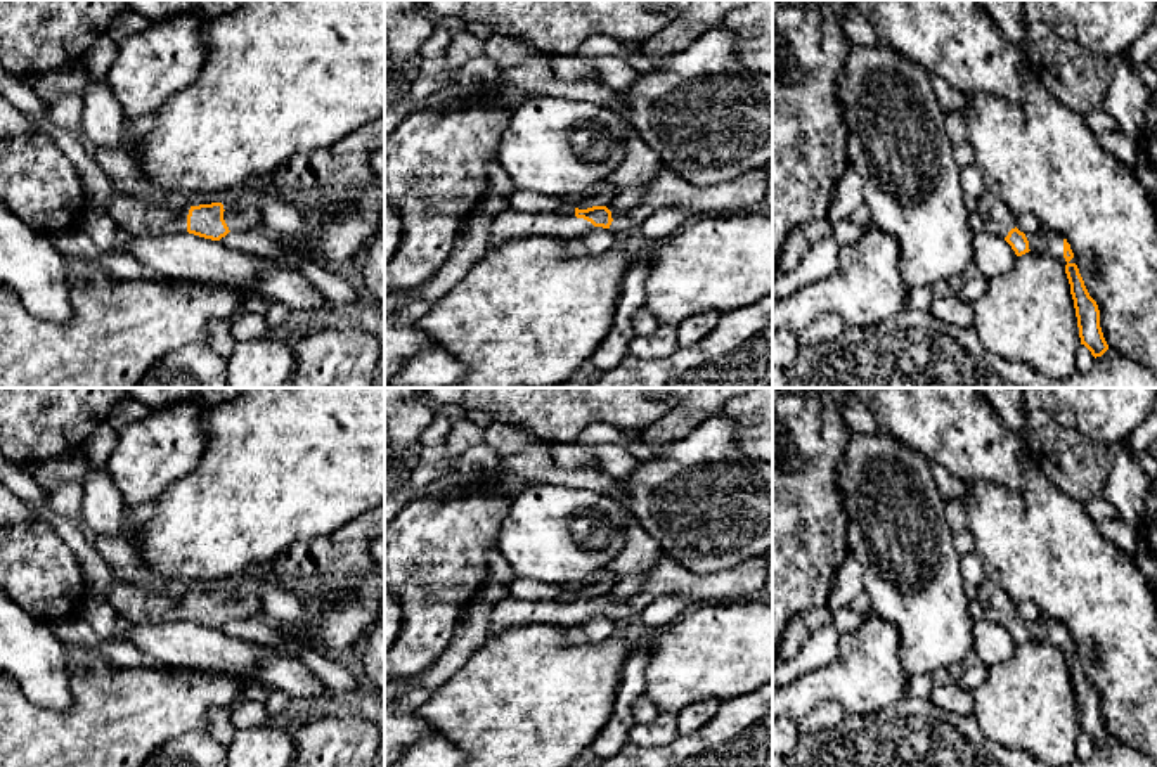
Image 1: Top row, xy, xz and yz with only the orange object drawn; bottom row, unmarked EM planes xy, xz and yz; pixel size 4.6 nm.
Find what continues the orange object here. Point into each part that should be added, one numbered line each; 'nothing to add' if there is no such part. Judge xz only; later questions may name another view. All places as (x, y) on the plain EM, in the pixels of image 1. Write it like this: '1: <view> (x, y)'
1: xz (511, 612)

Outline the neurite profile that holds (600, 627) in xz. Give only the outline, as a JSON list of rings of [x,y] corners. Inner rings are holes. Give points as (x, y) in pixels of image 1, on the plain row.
[[[594,615],[585,625],[585,632],[591,642],[601,642],[611,637],[618,630],[618,623],[610,616]]]

